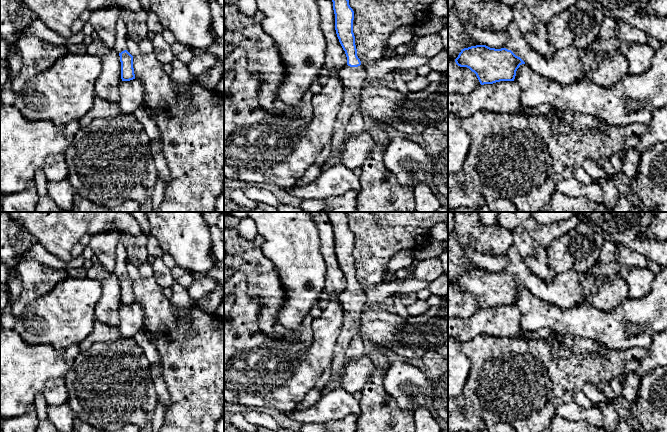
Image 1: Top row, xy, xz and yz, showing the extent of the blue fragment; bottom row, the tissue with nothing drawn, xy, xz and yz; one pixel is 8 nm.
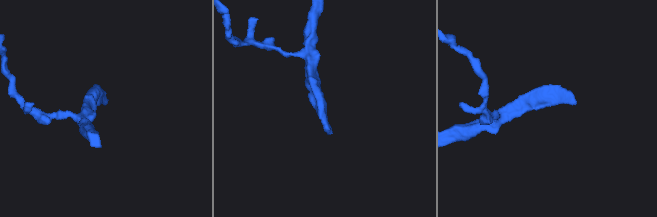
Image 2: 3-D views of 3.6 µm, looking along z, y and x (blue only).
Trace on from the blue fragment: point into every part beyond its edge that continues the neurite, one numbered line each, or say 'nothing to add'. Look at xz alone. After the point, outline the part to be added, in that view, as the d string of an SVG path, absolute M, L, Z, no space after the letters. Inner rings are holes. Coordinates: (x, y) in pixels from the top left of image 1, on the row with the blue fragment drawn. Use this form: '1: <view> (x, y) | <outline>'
1: xz (352, 78) | M345 65L338 71L343 86L343 98L339 105L337 118L331 138L331 152L324 163L328 168L341 163L341 156L348 139L345 127L353 113L359 110L361 102L361 89L368 79L365 68Z

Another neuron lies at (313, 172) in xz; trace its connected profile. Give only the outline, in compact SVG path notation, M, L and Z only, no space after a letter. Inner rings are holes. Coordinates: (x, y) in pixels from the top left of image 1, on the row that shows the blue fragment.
M324 164L322 166L313 165L313 166L309 167L306 170L303 177L297 181L296 185L302 186L302 185L306 185L306 184L314 181L315 179L317 179L319 177L319 175L323 171L323 169L324 169Z

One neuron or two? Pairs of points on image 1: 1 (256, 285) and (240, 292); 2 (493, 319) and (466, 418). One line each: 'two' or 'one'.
1: two
2: two

